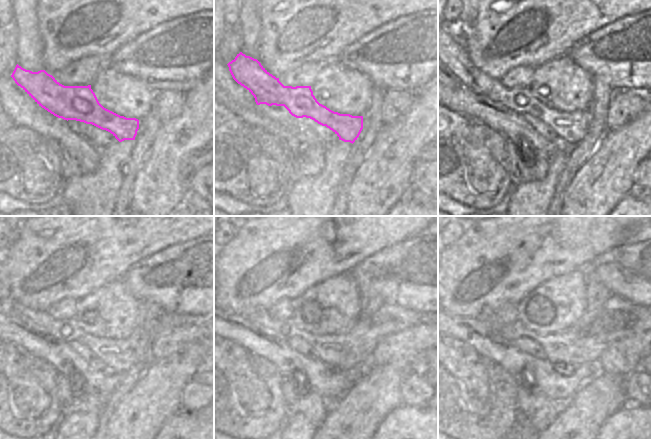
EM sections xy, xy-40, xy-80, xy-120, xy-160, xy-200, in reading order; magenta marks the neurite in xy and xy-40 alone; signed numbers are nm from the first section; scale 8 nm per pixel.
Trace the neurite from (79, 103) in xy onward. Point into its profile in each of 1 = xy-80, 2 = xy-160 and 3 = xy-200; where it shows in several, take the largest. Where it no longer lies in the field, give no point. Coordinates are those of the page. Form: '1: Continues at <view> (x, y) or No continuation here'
1: Continues at xy-80 (571, 127)
2: Continues at xy-160 (355, 346)
3: Continues at xy-200 (616, 319)

